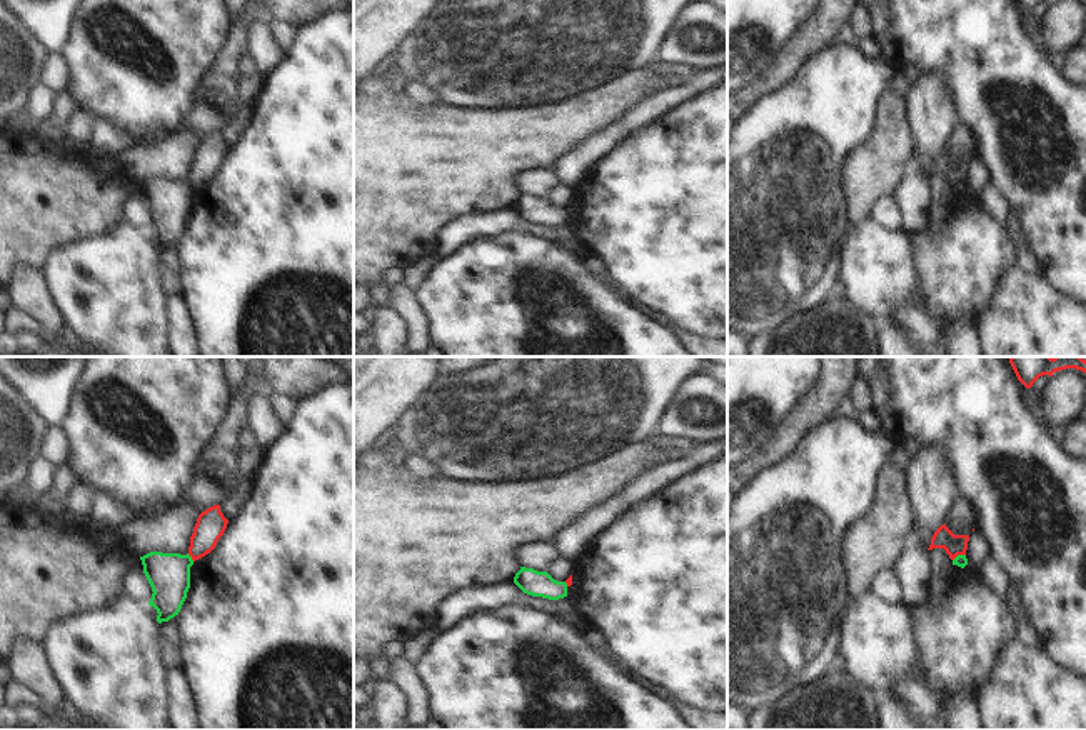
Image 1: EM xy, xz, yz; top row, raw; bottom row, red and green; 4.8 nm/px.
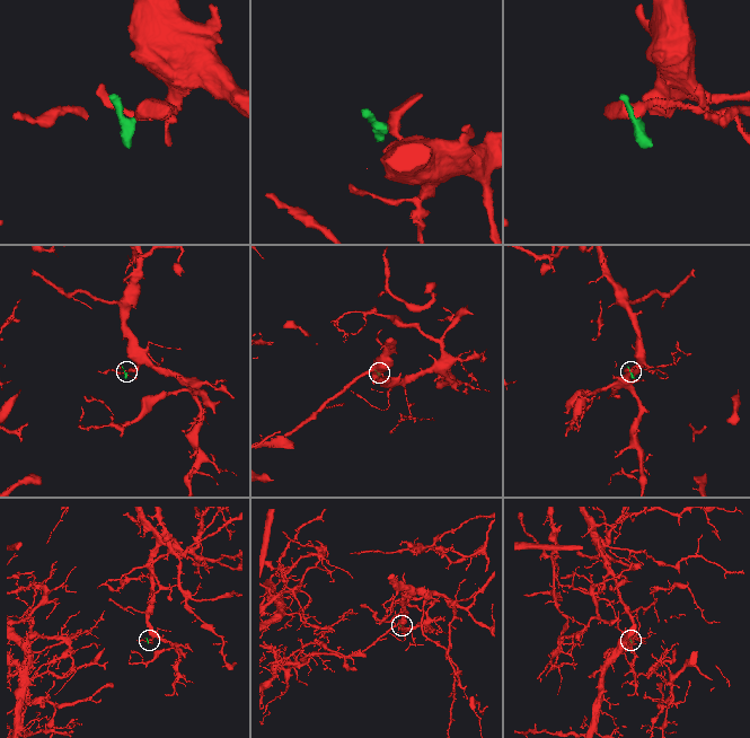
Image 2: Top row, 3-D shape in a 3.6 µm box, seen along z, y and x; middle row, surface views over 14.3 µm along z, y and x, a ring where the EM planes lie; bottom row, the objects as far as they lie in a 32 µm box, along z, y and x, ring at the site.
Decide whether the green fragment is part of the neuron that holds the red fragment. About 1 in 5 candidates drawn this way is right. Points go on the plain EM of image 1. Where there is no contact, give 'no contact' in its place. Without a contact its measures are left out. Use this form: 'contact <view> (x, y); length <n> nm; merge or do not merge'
contact xy (191, 182); length 50 nm; do not merge

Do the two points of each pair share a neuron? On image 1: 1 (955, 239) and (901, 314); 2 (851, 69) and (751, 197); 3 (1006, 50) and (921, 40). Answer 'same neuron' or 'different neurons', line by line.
1: same neuron
2: same neuron
3: same neuron

